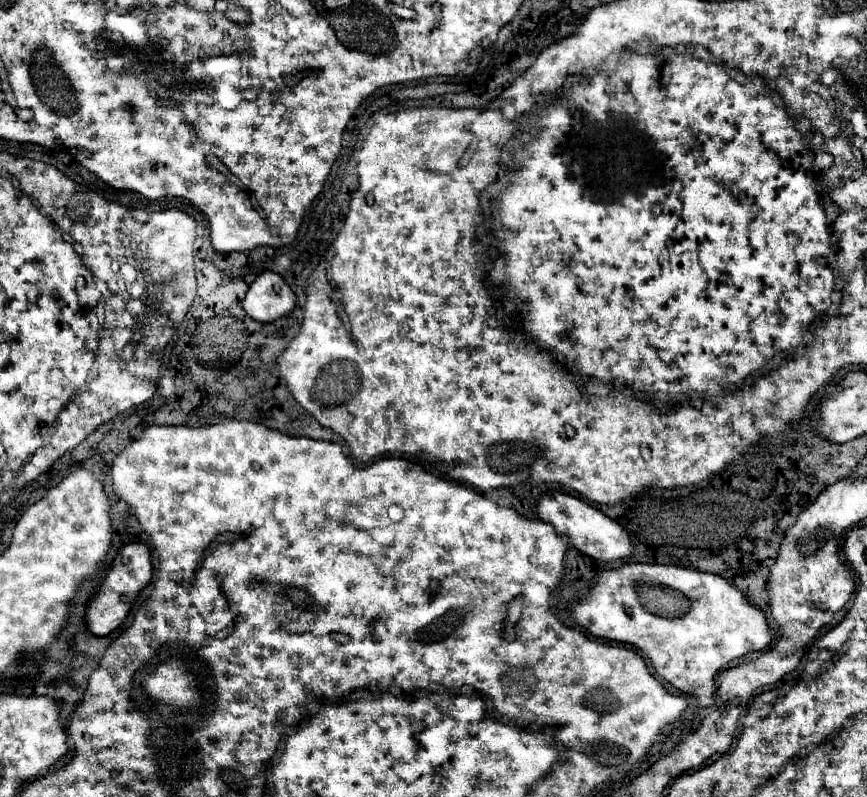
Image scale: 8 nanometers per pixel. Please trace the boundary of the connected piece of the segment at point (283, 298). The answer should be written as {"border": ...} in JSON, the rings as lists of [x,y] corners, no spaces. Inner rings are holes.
{"border":[[[262,272],[262,274],[252,282],[252,286],[250,286],[250,290],[248,290],[242,306],[244,306],[244,312],[246,312],[250,318],[268,324],[268,322],[278,320],[280,316],[288,316],[288,314],[292,312],[292,308],[294,308],[294,298],[296,298],[294,292],[290,290],[290,286],[288,286],[278,274],[274,274],[274,272]]]}

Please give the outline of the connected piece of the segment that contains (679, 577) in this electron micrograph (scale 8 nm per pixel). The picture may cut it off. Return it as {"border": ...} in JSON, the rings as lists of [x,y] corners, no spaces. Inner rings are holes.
{"border":[[[630,562],[620,568],[600,570],[594,584],[590,586],[590,594],[568,606],[568,616],[596,638],[632,644],[634,648],[642,650],[652,660],[658,676],[662,676],[678,692],[702,700],[702,706],[712,704],[712,696],[716,690],[714,678],[718,674],[718,668],[724,668],[732,660],[742,658],[750,652],[766,648],[772,640],[772,632],[762,610],[754,608],[744,598],[744,594],[728,584],[722,576],[664,564]]]}

